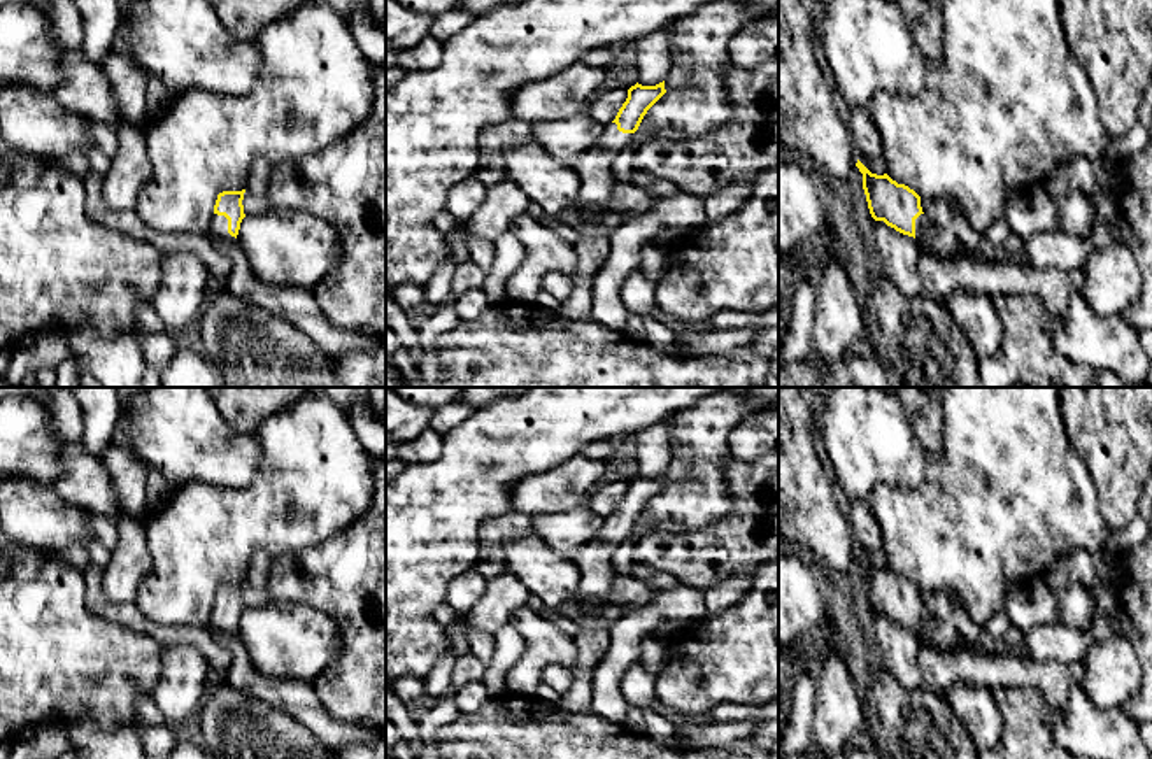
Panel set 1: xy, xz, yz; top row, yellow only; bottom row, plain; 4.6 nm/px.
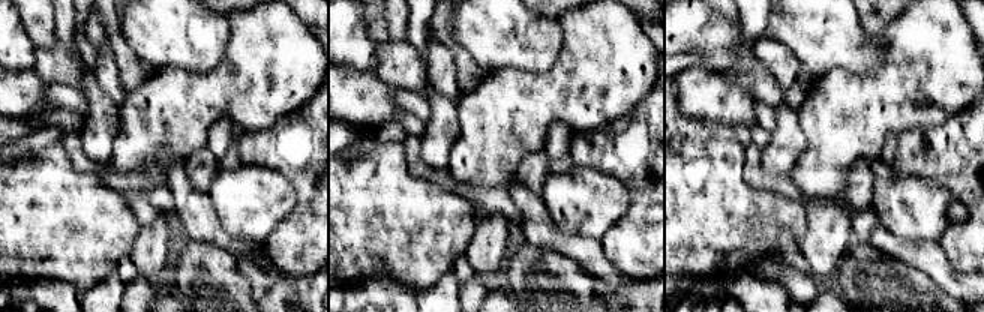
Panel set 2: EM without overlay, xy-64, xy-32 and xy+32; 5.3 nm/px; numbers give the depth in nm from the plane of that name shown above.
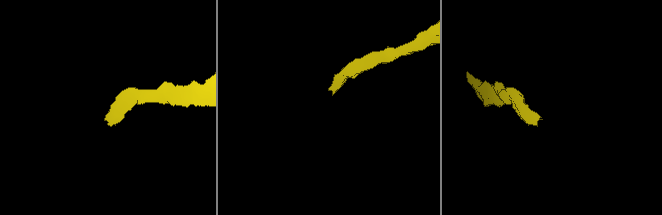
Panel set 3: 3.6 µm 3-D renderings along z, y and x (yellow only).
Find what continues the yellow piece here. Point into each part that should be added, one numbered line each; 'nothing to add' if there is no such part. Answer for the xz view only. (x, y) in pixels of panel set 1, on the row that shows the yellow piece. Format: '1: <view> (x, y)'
1: xz (593, 167)

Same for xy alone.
1: xy (218, 228)

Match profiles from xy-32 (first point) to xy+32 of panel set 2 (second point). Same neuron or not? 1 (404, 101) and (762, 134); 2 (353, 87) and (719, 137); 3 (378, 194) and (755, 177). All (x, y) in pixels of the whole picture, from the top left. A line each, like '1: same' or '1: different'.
1: same
2: different
3: different

